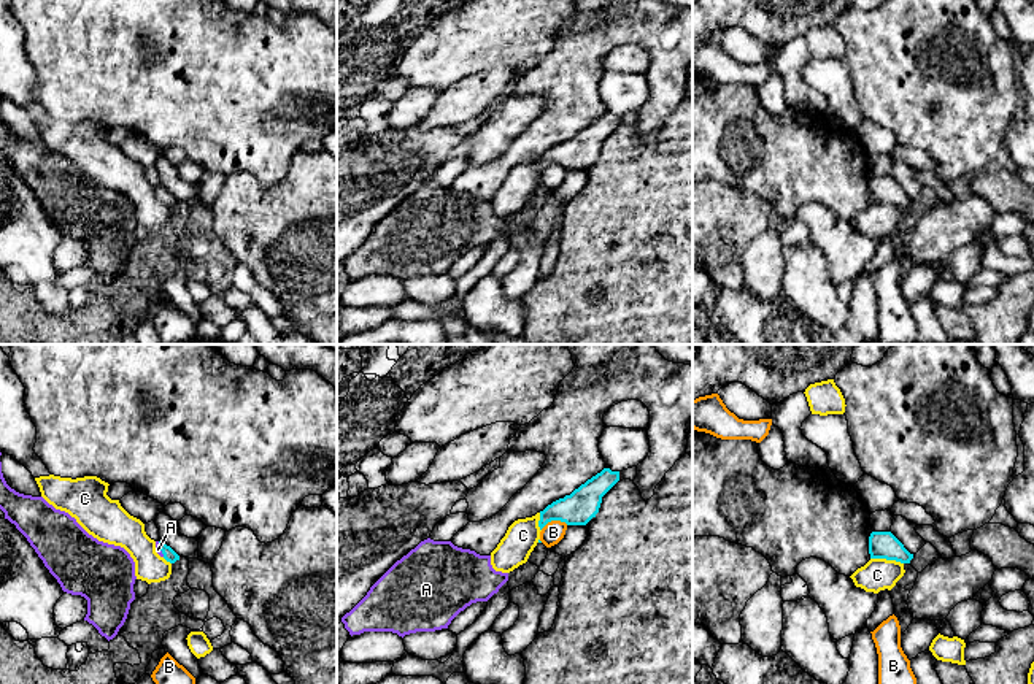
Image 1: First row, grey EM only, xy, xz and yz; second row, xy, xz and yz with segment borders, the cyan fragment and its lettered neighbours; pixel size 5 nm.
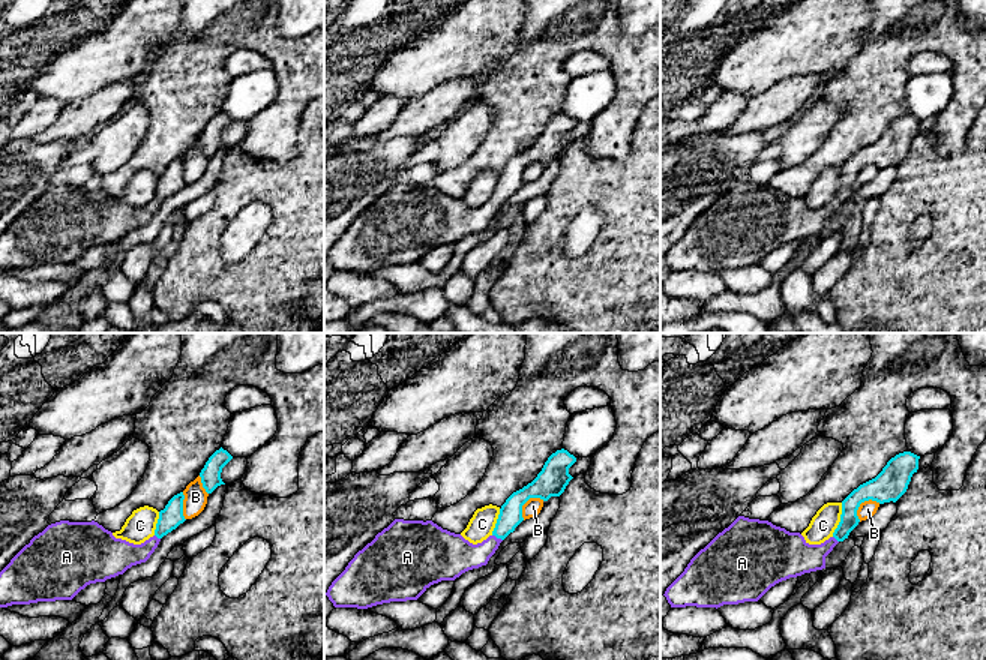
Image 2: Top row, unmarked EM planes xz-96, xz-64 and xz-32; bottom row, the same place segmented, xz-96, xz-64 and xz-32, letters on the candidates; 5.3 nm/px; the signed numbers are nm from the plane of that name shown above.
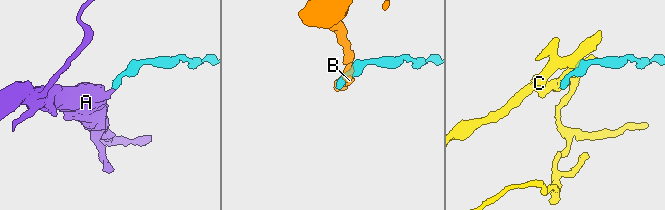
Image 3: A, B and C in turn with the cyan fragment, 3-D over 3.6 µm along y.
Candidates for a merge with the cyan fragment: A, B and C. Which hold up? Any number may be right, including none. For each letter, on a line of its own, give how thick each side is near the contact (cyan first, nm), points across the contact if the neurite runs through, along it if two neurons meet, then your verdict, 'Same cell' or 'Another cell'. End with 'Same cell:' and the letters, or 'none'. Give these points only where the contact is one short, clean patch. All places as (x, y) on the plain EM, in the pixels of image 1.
A: Thickness 70 nm (cyan) against 20 nm. Path across: xy (170, 200), (161, 194), (158, 194). Same cell
B: Thickness 170 nm (cyan) against 110 nm. Boundary: xz (567, 169), (548, 165), (540, 173). Another cell
C: Thickness 140 nm (cyan) against 160 nm. Another cell
Same cell: A

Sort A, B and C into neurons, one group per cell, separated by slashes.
A / B / C

